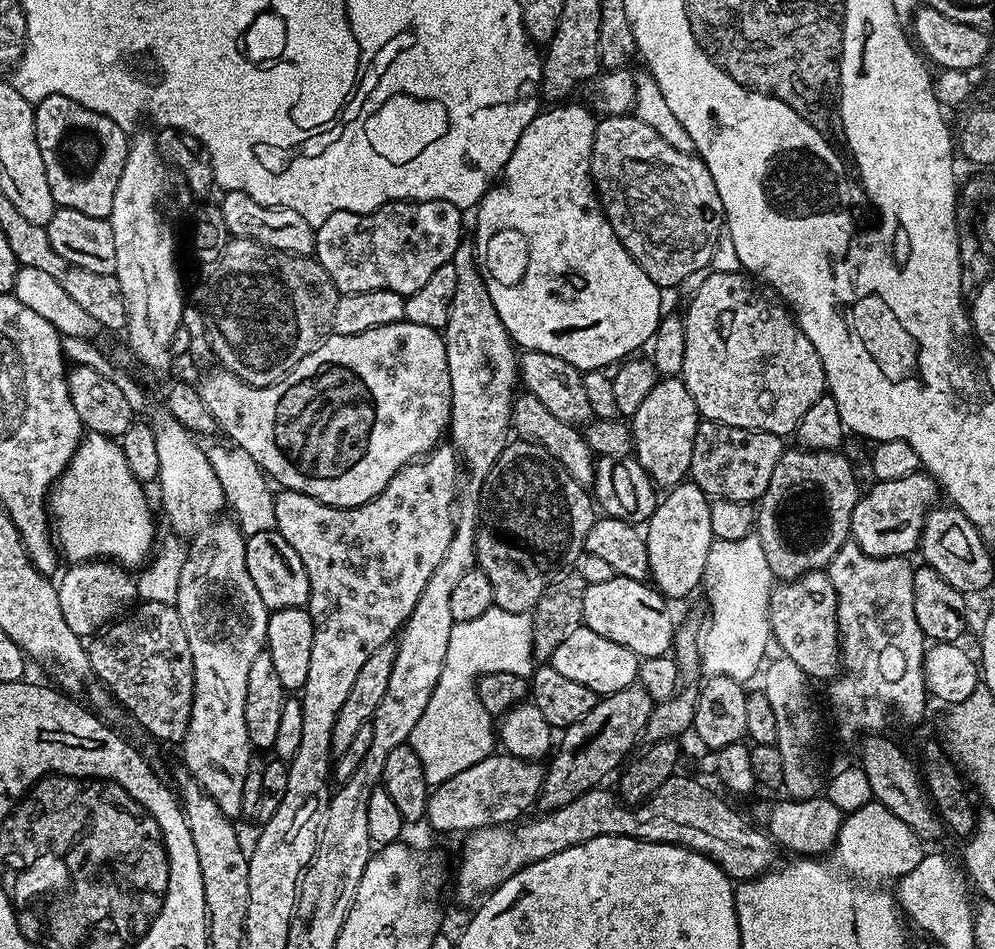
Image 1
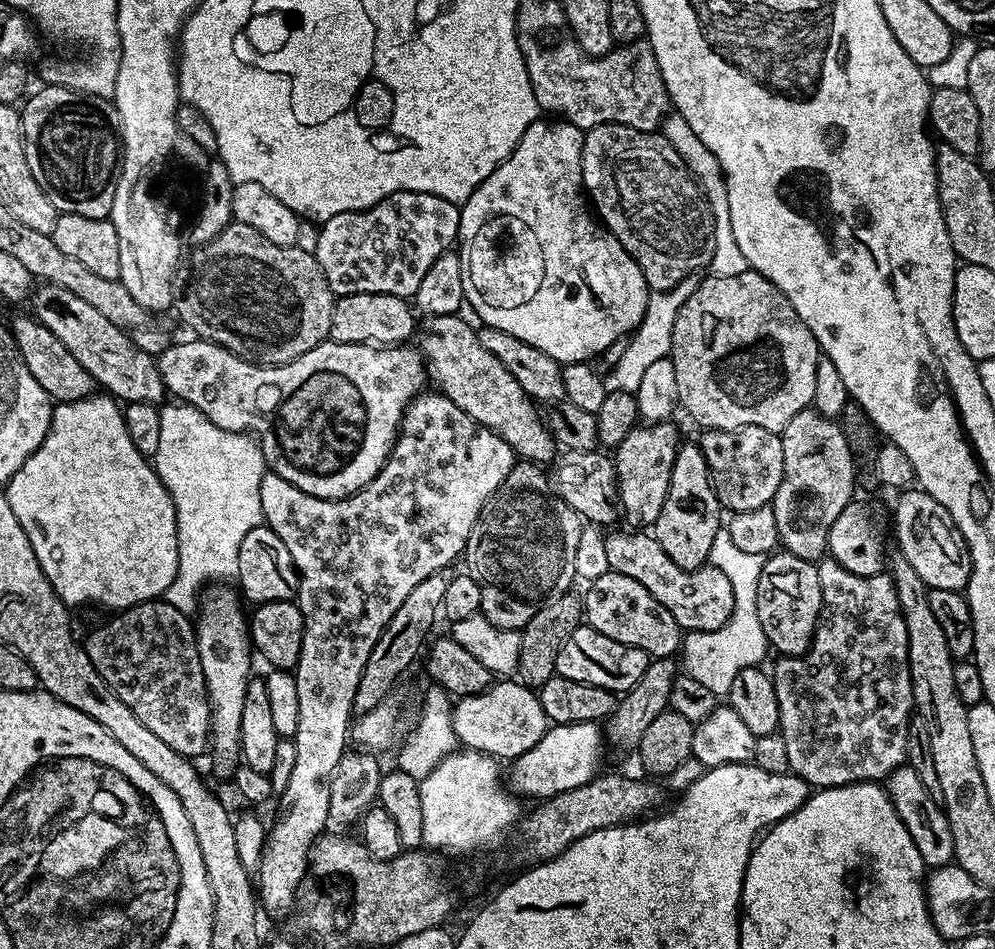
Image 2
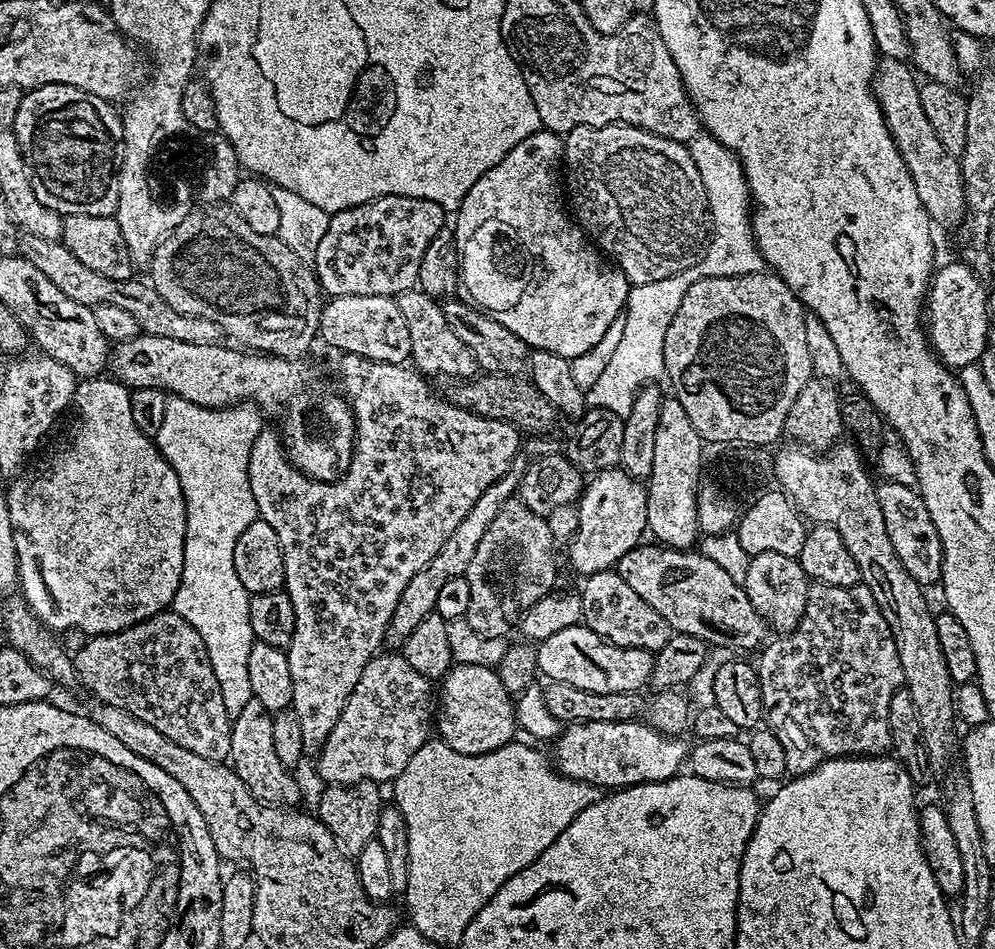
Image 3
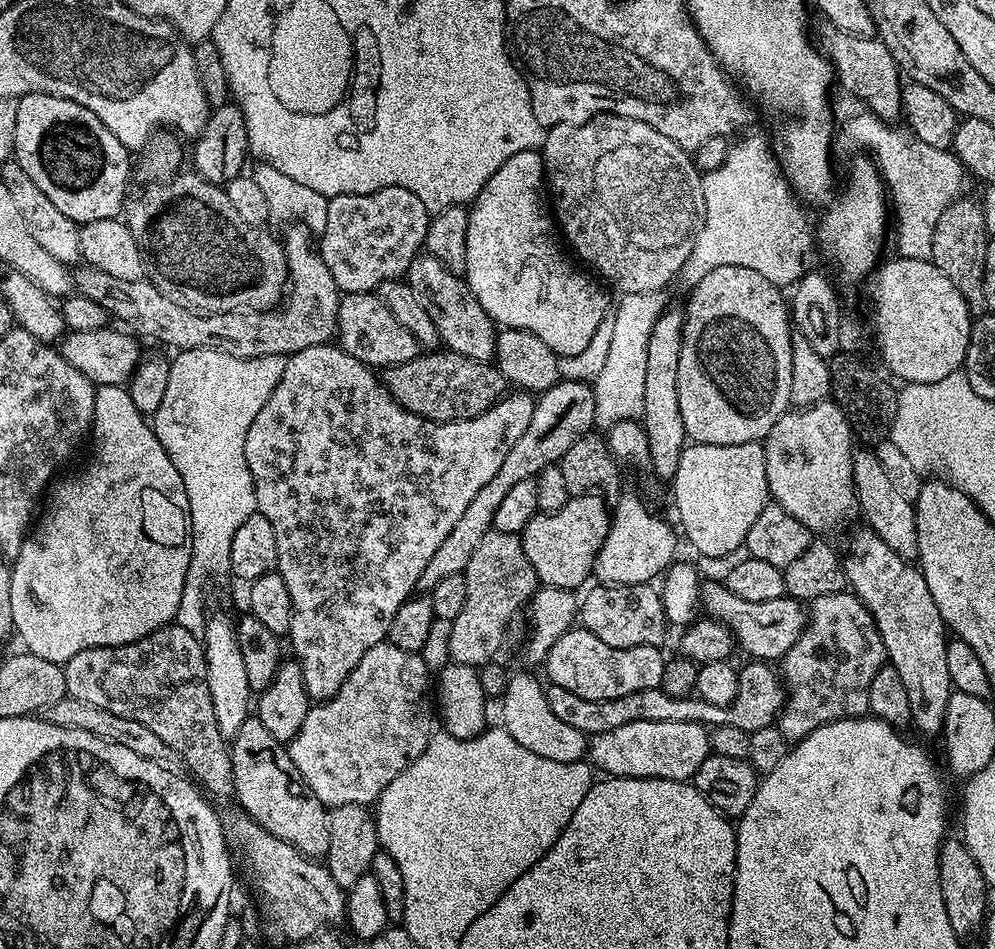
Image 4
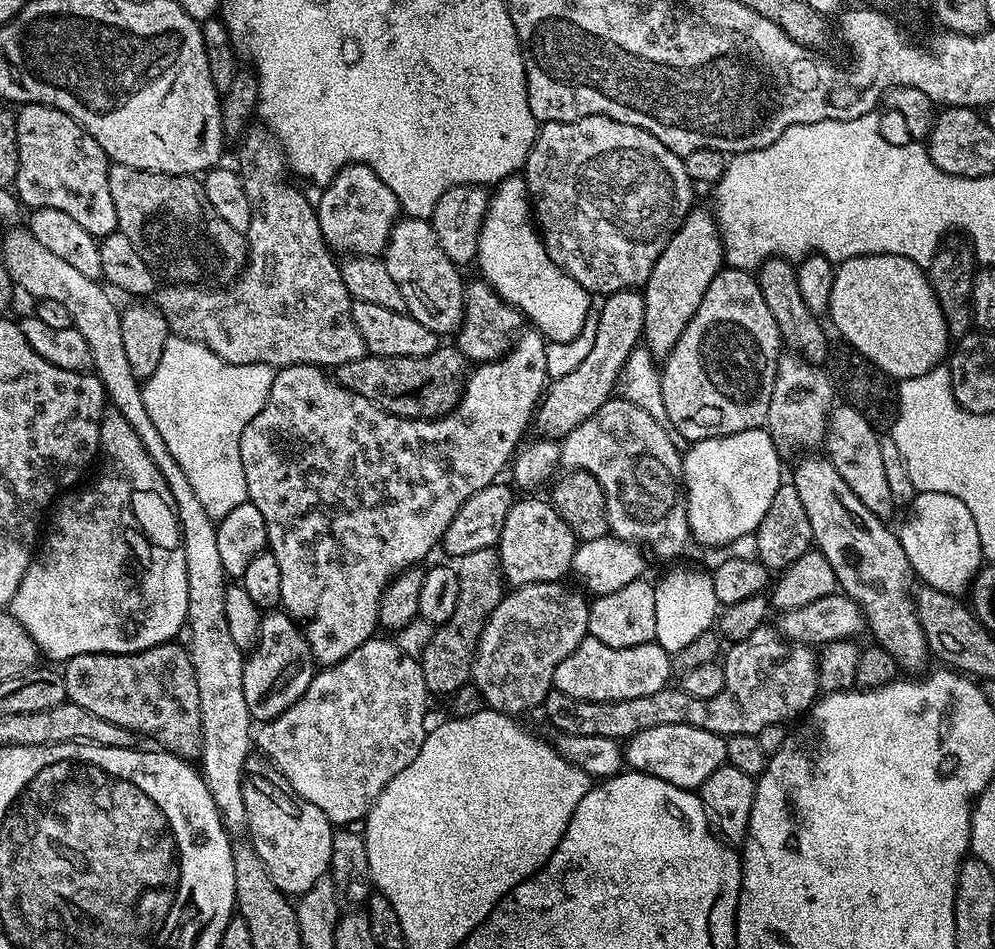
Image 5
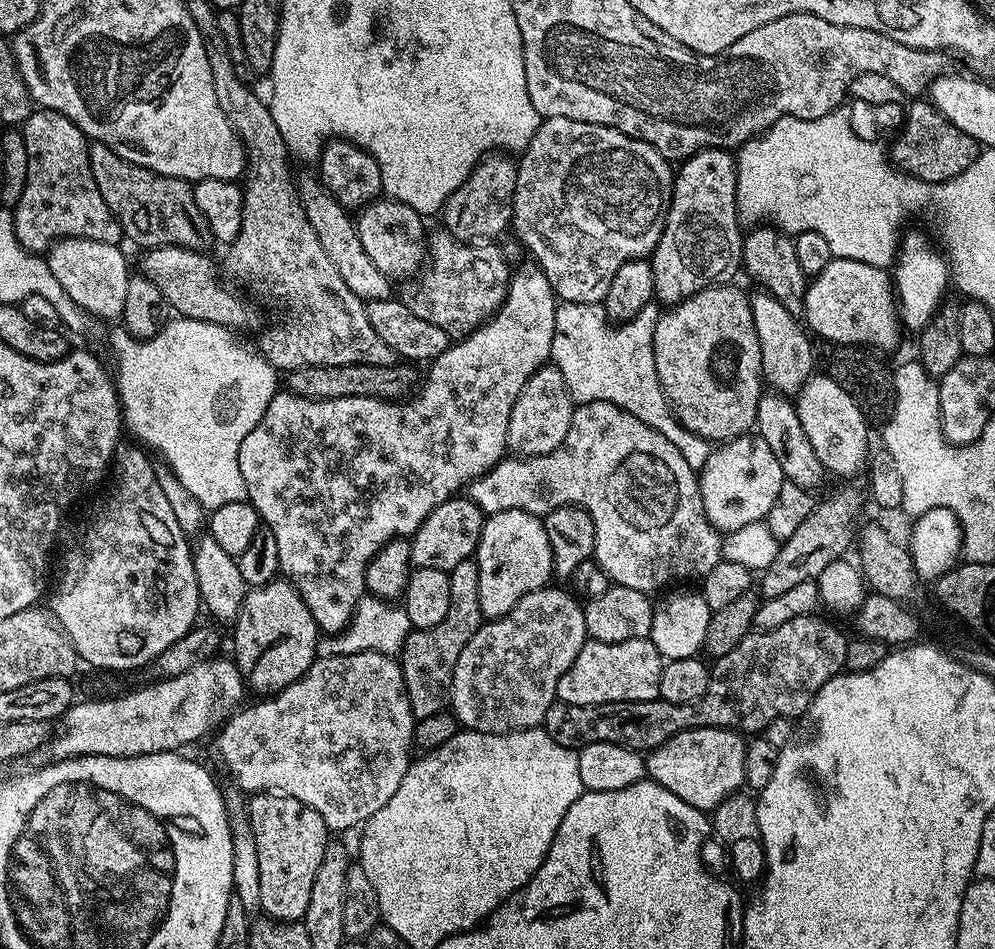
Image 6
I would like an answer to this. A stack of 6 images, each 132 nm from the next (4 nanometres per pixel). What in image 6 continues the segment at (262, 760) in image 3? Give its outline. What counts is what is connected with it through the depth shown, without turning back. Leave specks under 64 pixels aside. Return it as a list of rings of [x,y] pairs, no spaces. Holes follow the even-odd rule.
[[[258,792],[248,804],[246,823],[252,830],[257,847],[259,885],[263,915],[277,922],[300,922],[310,906],[310,890],[314,890],[314,874],[322,866],[322,854],[330,843],[330,830],[322,822],[322,814],[298,798],[278,792]]]

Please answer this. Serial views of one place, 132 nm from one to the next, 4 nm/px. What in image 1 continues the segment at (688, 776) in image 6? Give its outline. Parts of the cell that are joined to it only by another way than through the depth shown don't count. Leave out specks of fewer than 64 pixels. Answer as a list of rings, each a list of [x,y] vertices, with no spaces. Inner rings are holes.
[[[509,754],[487,756],[482,758],[482,762],[474,762],[470,770],[462,770],[462,774],[454,774],[454,778],[431,789],[426,824],[436,832],[457,832],[457,834],[472,832],[476,828],[486,828],[489,824],[512,824],[525,815],[523,812],[528,807],[531,809],[535,805],[543,781],[544,768],[535,760],[523,760]]]

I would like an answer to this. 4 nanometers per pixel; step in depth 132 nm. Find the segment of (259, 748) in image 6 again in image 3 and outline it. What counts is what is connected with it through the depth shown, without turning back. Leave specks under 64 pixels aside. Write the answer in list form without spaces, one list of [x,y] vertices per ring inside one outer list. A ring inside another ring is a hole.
[[[377,654],[362,670],[358,686],[350,694],[334,730],[330,730],[328,741],[318,750],[316,768],[324,779],[325,785],[357,784],[363,780],[377,782],[395,781],[406,770],[406,762],[418,754],[418,750],[430,738],[434,728],[434,688],[433,681],[428,680],[402,654]]]

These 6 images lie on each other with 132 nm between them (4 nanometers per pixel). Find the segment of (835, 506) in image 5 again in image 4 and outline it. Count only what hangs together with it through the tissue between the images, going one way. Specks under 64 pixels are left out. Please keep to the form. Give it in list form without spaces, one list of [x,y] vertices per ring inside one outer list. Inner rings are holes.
[[[867,526],[856,528],[849,534],[844,552],[842,548],[842,563],[847,587],[856,593],[866,610],[870,610],[878,626],[878,634],[882,634],[887,663],[898,670],[902,683],[906,685],[906,694],[910,694],[910,714],[914,728],[928,736],[939,737],[944,731],[946,706],[954,691],[946,667],[946,646],[950,636],[942,614],[938,614],[938,606],[934,606],[934,598],[930,594],[930,586],[926,586],[926,578],[915,563],[894,554],[894,550],[890,550],[890,546],[886,546],[886,542],[882,542],[882,538],[878,538],[878,534]]]

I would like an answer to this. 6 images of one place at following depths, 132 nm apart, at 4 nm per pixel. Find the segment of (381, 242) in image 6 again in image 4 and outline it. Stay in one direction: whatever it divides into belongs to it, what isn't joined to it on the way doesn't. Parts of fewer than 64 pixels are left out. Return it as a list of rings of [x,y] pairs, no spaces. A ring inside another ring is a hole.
[[[421,254],[410,262],[406,282],[410,290],[414,290],[418,302],[422,302],[426,314],[430,314],[430,322],[434,322],[441,345],[447,351],[475,360],[491,361],[495,357],[497,325],[486,314],[486,310],[482,310],[478,298],[474,298],[468,281],[463,276],[456,276],[446,270],[446,266],[438,262],[438,258]]]

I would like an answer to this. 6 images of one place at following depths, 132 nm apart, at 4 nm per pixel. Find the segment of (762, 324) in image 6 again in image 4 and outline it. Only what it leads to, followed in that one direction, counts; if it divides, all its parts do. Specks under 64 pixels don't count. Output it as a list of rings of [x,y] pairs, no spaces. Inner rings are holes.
[[[831,399],[784,412],[762,443],[769,497],[780,504],[786,514],[798,518],[809,532],[828,532],[857,515],[852,427],[848,425],[844,412]]]

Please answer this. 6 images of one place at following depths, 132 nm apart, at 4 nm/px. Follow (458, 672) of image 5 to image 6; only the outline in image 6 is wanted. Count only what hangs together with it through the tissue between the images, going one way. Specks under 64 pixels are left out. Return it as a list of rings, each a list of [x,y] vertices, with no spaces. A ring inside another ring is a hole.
[[[475,559],[459,562],[448,572],[448,577],[450,611],[446,613],[446,618],[442,618],[442,622],[438,622],[438,626],[433,628],[412,630],[398,655],[406,694],[410,698],[410,710],[417,721],[445,711],[452,691],[454,666],[458,666],[458,654],[486,620],[478,602],[478,570]]]

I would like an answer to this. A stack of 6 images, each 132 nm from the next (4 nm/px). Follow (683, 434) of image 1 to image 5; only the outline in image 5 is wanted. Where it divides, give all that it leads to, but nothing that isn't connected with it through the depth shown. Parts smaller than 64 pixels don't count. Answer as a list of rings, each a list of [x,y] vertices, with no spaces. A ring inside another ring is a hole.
[[[547,499],[520,500],[513,503],[502,522],[498,543],[500,570],[509,585],[563,581],[572,572],[572,559],[578,545],[576,535],[556,513]]]

